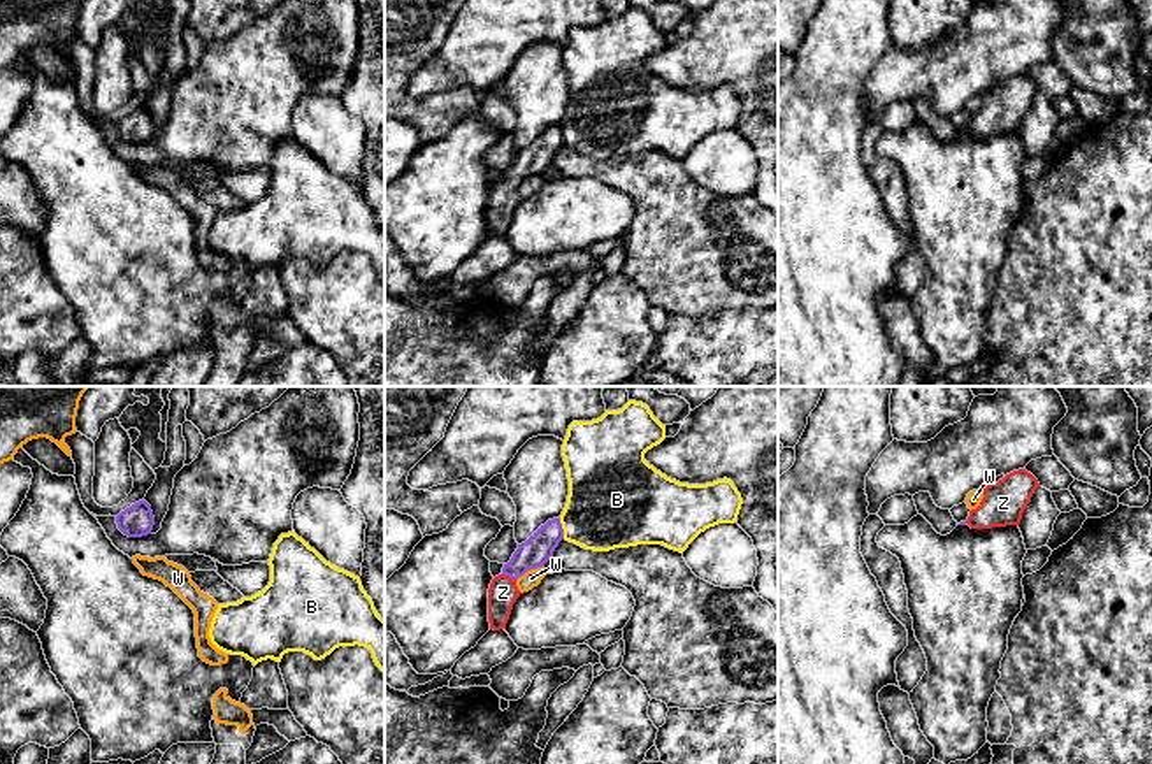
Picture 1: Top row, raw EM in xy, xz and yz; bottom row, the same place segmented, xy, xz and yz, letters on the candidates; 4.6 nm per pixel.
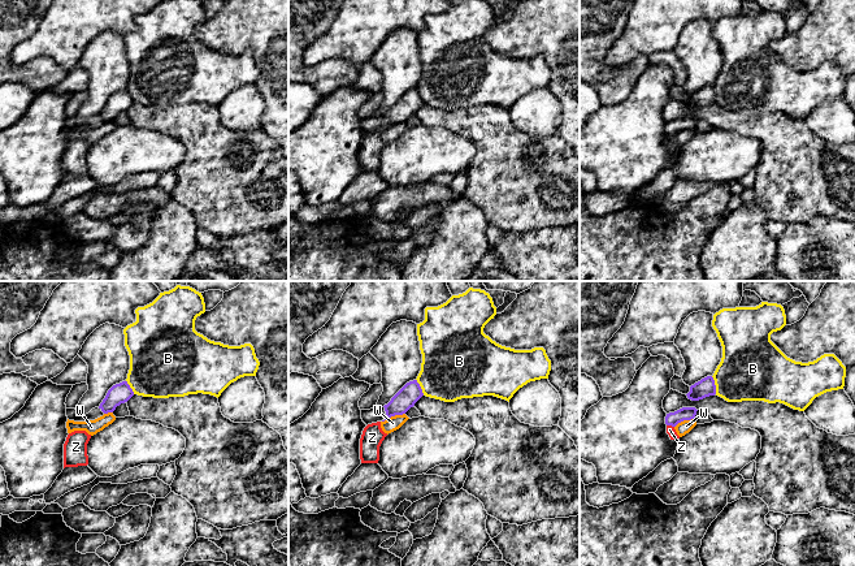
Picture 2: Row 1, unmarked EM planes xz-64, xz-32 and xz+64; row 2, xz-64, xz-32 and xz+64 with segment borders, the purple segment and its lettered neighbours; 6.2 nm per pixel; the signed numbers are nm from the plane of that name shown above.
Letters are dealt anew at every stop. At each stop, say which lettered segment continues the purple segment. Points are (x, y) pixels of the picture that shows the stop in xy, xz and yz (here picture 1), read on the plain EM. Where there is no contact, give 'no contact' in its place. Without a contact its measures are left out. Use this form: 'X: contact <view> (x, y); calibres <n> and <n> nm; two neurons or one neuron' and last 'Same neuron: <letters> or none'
B: contact xz (562, 136); calibres 140 and 400 nm; two neurons
W: contact xz (529, 176); calibres 140 and 80 nm; two neurons
Z: contact xz (510, 183); calibres 140 and 140 nm; one neuron
Same neuron: Z

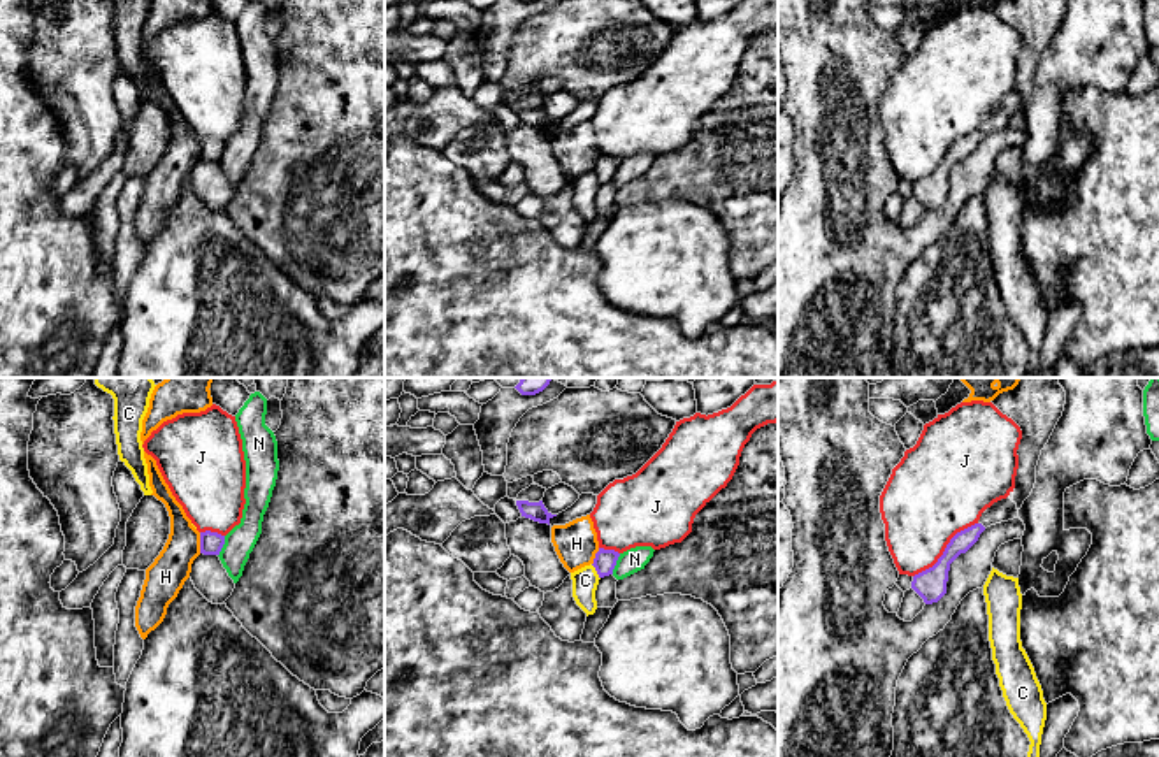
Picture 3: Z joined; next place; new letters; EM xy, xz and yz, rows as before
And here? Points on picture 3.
C: contact xz (596, 176); calibres 100 and 120 nm; two neurons
H: contact xy (201, 150); calibres 110 and 180 nm; two neurons
J: contact yz (945, 155); calibres 140 and 420 nm; two neurons
N: contact xz (615, 171); calibres 100 and 110 nm; two neurons
Same neuron: none

